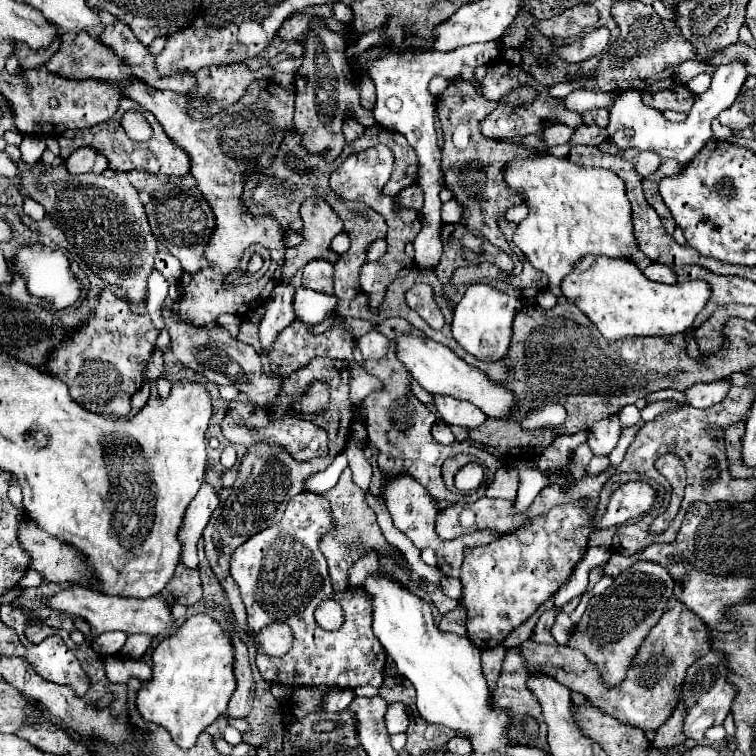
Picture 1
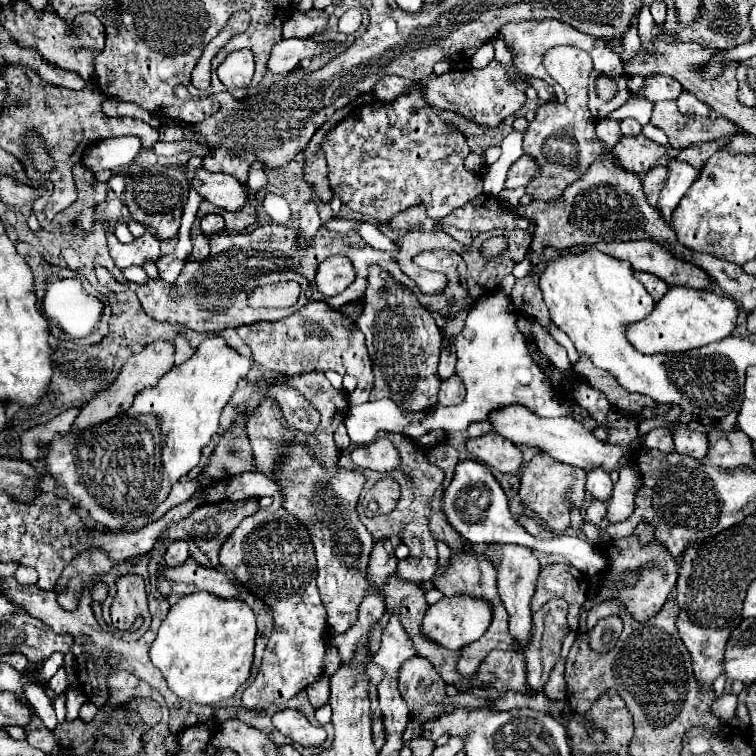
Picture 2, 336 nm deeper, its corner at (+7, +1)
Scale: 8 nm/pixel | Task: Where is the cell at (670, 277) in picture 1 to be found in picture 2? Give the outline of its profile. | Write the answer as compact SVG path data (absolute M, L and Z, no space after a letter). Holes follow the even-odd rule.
M636 271L636 279L640 279L646 287L646 291L654 297L654 299L660 299L666 291L668 291L668 283L666 281L660 281L660 277L652 275L652 273L646 273L646 271Z

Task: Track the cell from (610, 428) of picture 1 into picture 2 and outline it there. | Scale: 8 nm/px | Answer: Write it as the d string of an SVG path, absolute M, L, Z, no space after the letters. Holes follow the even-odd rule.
M596 467L596 469L590 469L586 473L586 489L592 497L600 499L600 501L608 501L610 499L610 493L612 493L612 479L610 479L610 473Z

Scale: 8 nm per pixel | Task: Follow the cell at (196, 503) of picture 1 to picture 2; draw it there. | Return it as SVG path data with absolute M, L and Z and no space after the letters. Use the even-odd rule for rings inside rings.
M170 541L168 543L168 549L164 553L164 563L166 565L180 565L188 559L188 543L186 541Z

